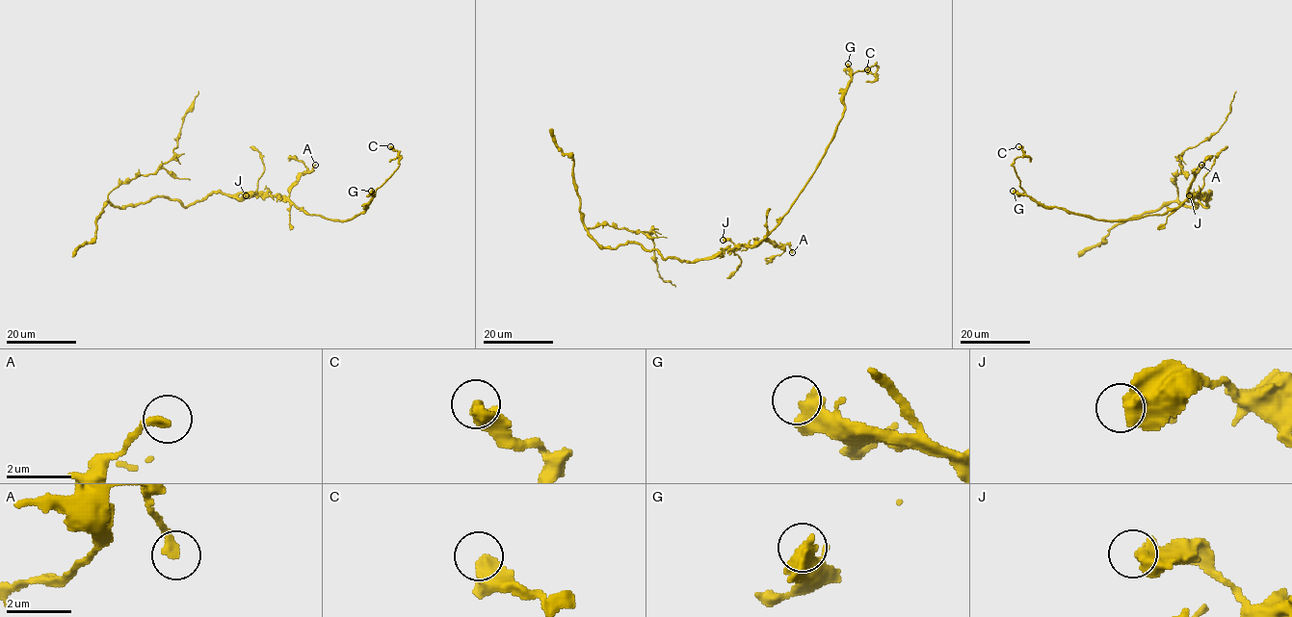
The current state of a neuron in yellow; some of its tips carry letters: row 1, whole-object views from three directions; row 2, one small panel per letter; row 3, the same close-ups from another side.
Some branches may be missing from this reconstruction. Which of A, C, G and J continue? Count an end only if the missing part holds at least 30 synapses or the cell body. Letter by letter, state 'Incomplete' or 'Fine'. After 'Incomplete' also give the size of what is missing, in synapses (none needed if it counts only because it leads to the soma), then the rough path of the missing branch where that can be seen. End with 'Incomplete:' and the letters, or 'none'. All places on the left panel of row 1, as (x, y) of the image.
A: Fine
C: Fine
G: Incomplete. Roughly 100 synapses. Course of what is missing: (371, 191), (330, 219), (314, 226), (283, 246)
J: Fine
Incomplete: G

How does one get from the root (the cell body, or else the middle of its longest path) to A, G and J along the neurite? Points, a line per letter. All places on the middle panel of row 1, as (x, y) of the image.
A: (710, 258), (725, 249), (758, 245), (766, 238), (772, 244), (788, 244), (792, 252)
G: (710, 258), (725, 249), (756, 245), (789, 209), (823, 157), (842, 117), (843, 90), (851, 79), (848, 64)
J: (710, 258), (734, 246), (729, 240), (723, 240)

